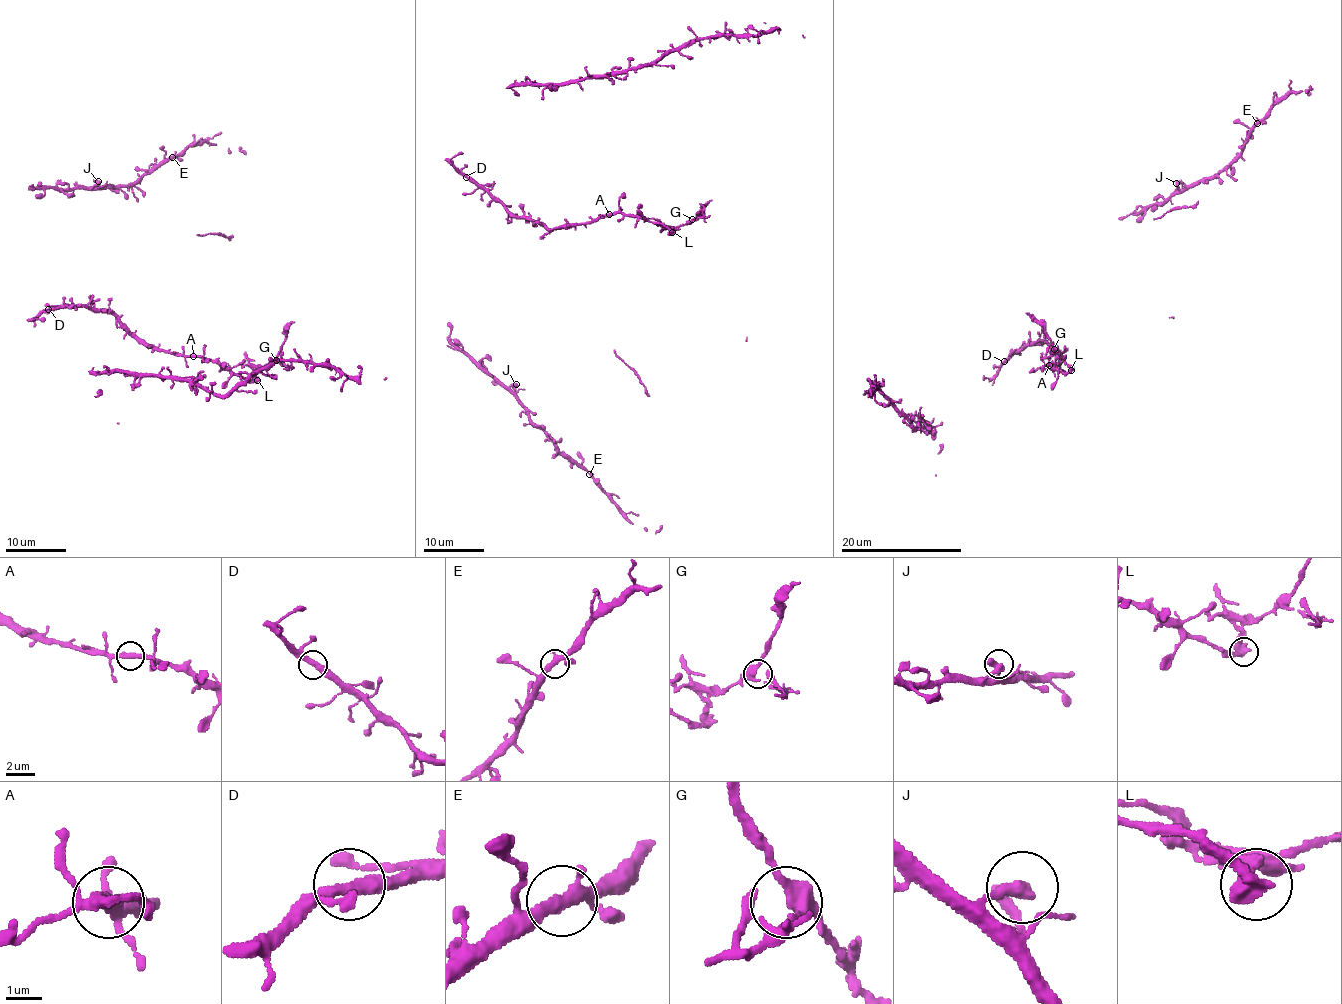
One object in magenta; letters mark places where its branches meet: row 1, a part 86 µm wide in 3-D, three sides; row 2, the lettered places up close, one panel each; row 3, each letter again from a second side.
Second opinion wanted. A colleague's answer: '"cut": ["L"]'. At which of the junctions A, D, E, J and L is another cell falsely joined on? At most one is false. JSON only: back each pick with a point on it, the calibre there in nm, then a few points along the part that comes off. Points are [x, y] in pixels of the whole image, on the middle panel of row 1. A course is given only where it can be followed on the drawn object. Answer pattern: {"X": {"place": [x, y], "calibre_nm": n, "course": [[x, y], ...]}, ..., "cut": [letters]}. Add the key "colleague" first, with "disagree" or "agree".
{"colleague": "agree", "L": {"place": [672, 232], "calibre_nm": 400, "course": [[672, 232], [671, 229], [700, 215], [703, 206], [711, 200]]}, "cut": ["L"]}

